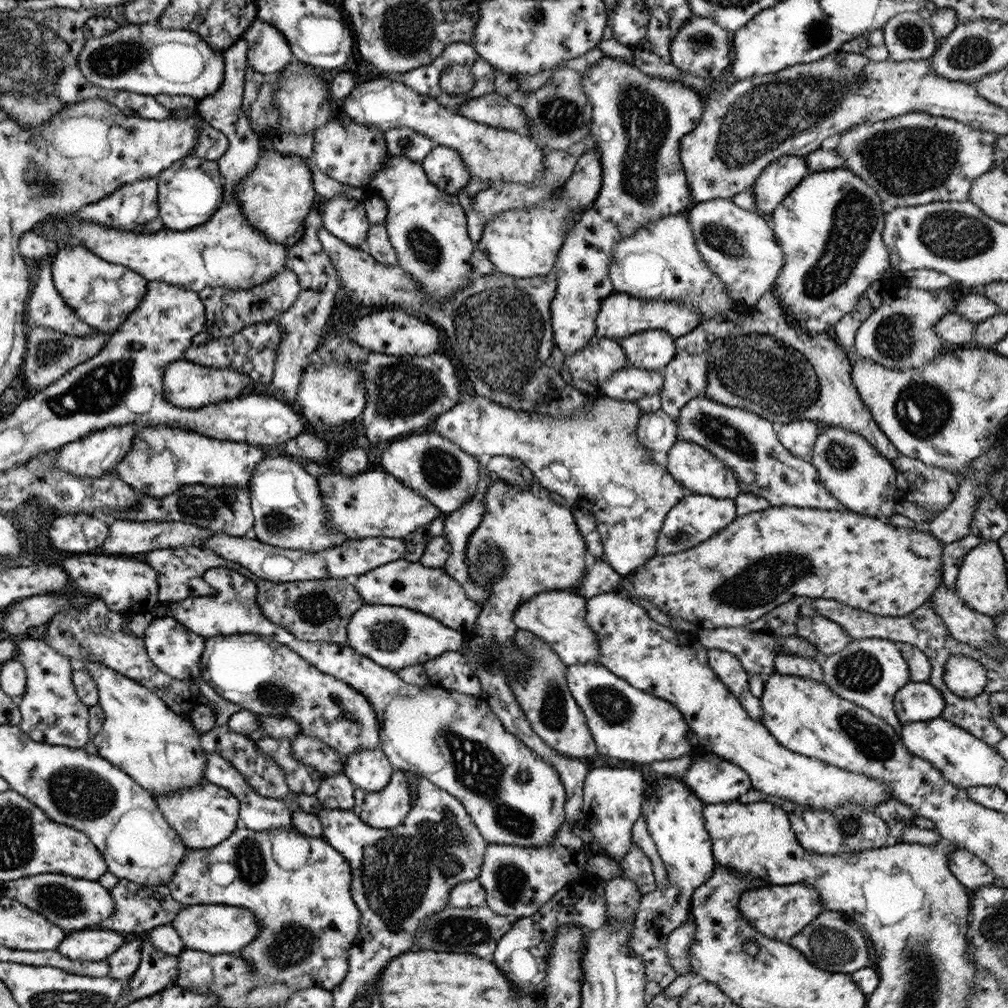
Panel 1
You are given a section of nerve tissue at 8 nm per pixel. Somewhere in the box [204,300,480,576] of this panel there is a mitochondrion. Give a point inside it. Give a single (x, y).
(401, 390)

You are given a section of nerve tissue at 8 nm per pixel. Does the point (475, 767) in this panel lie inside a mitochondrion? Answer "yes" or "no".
yes

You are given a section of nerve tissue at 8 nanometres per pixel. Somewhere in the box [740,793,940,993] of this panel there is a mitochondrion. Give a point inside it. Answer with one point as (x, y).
(829, 947)

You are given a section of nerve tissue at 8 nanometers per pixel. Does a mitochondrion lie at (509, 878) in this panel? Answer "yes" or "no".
yes

